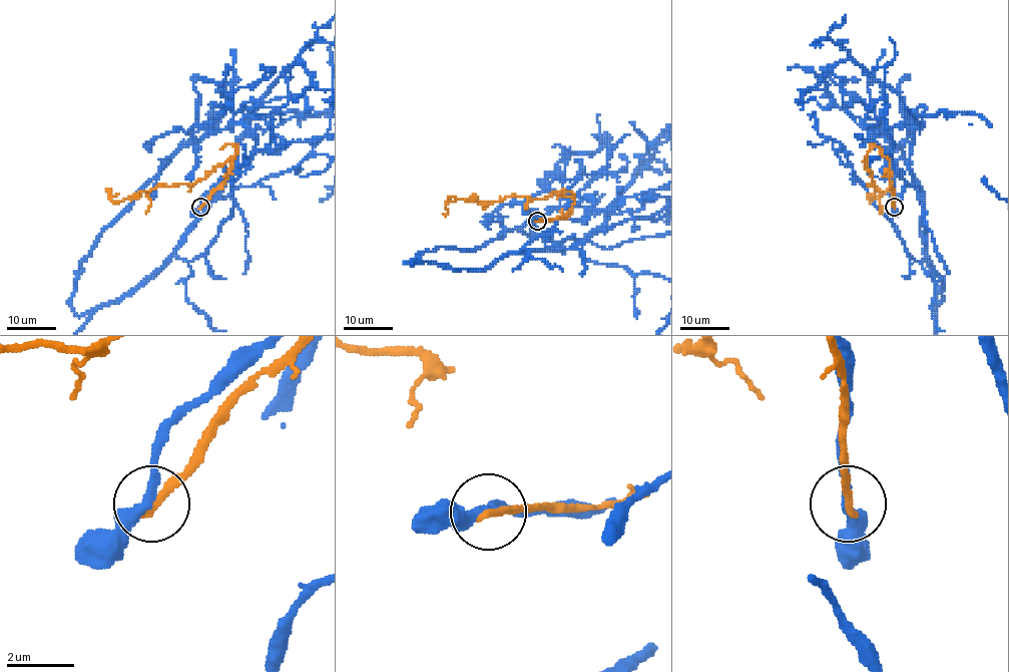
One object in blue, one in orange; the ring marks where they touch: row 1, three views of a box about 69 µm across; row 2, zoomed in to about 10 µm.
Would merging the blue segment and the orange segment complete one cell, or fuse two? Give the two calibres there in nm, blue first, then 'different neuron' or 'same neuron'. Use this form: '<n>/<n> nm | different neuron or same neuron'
280/240 nm | different neuron

